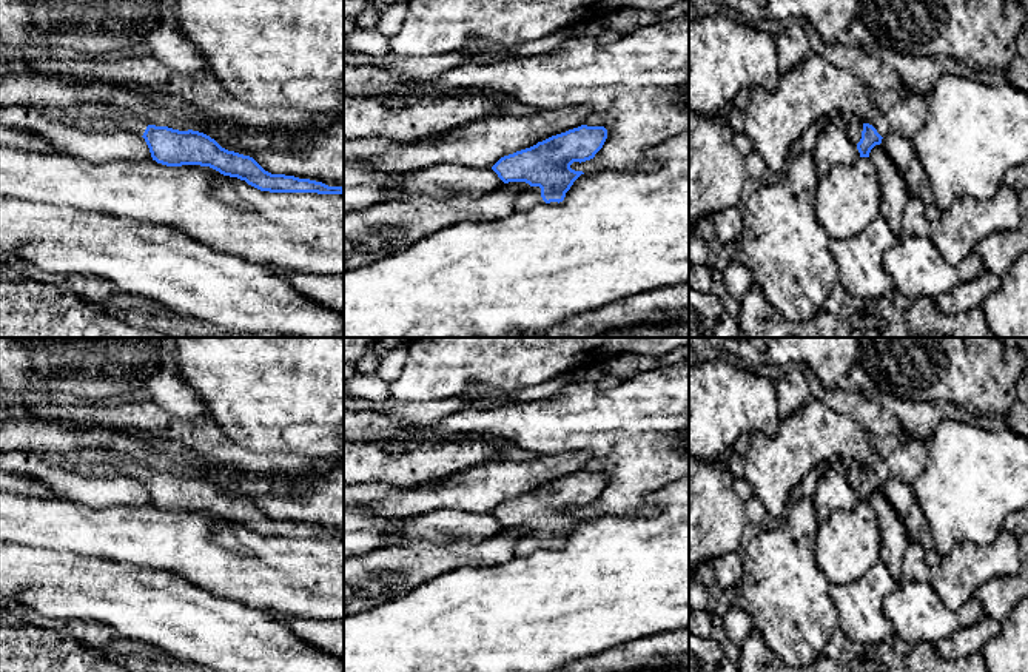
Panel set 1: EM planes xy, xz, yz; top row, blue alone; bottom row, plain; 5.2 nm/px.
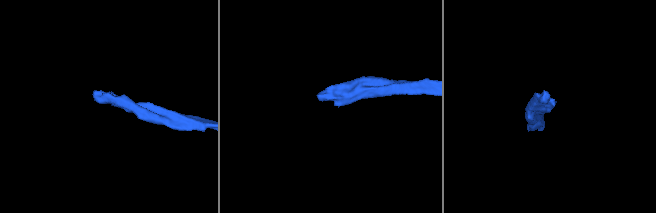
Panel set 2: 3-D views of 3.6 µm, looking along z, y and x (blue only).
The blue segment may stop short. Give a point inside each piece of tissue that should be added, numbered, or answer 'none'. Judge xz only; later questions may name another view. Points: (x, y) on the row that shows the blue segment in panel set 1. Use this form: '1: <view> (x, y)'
1: xz (529, 198)

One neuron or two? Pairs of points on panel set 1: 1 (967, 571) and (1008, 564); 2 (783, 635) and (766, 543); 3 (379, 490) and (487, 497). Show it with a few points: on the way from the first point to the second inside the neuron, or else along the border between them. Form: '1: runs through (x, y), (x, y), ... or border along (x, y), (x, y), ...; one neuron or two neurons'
1: runs through (977, 564), (997, 564); one neuron
2: runs through (783, 612), (779, 566); one neuron
3: runs through (406, 497), (461, 497); one neuron

